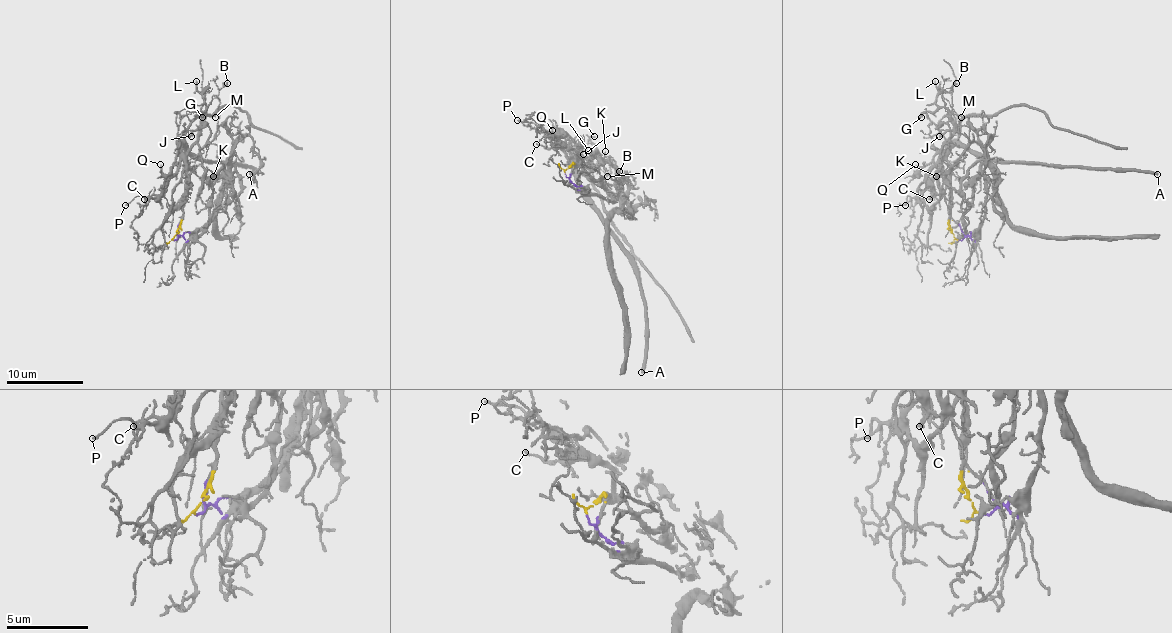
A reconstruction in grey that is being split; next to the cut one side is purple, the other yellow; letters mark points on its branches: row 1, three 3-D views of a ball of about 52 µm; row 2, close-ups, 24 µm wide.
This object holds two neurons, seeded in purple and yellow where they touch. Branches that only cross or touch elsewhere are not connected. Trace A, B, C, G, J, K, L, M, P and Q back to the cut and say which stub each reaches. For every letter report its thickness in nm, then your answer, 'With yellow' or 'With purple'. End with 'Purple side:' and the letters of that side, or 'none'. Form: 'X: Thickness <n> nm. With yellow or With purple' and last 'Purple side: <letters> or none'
A: Thickness 340 nm. With yellow
B: Thickness 170 nm. With yellow
C: Thickness 100 nm. With yellow
G: Thickness 80 nm. With yellow
J: Thickness 130 nm. With yellow
K: Thickness 70 nm. With yellow
L: Thickness 130 nm. With yellow
M: Thickness 110 nm. With yellow
P: Thickness 120 nm. With yellow
Q: Thickness 110 nm. With yellow
Purple side: none

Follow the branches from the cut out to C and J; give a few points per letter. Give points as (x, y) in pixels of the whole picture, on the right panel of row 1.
C: (957, 239), (949, 226), (949, 190), (942, 169), (928, 199)
J: (957, 239), (949, 226), (949, 190), (942, 172), (945, 140), (938, 132), (942, 130), (940, 136)

